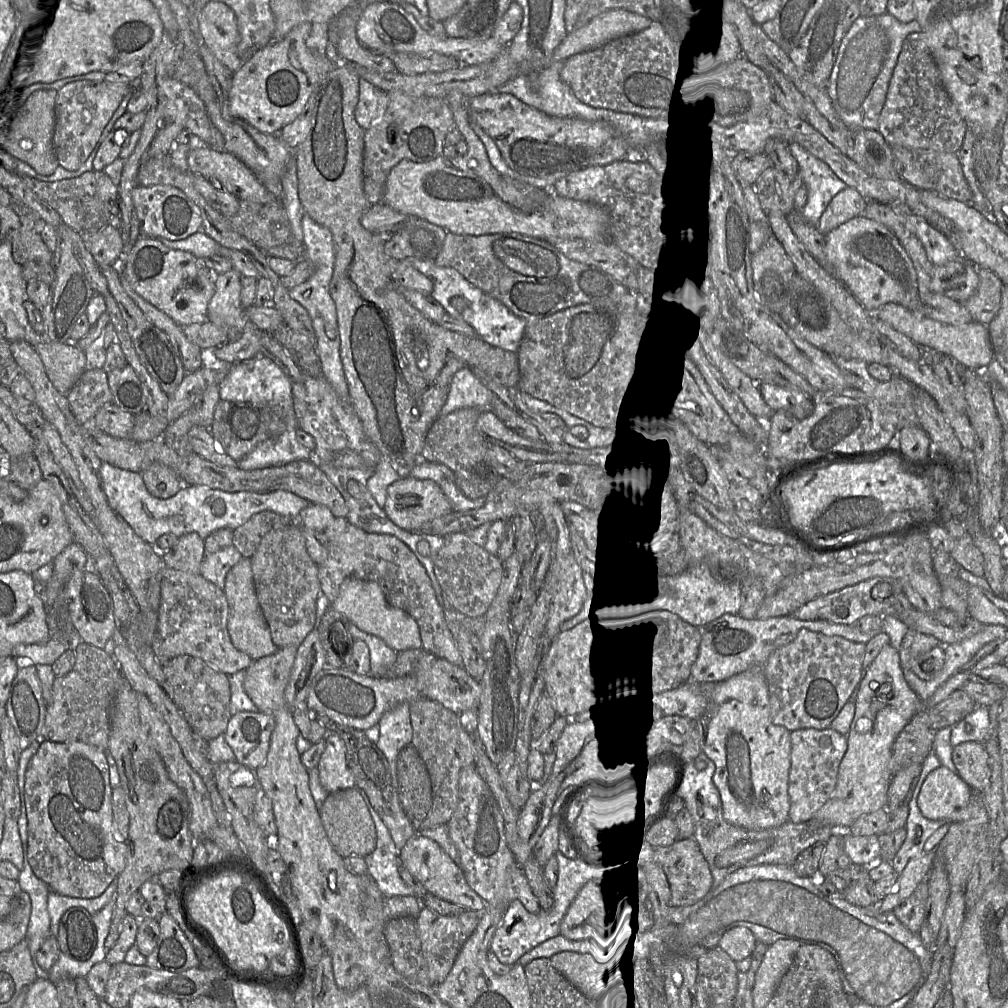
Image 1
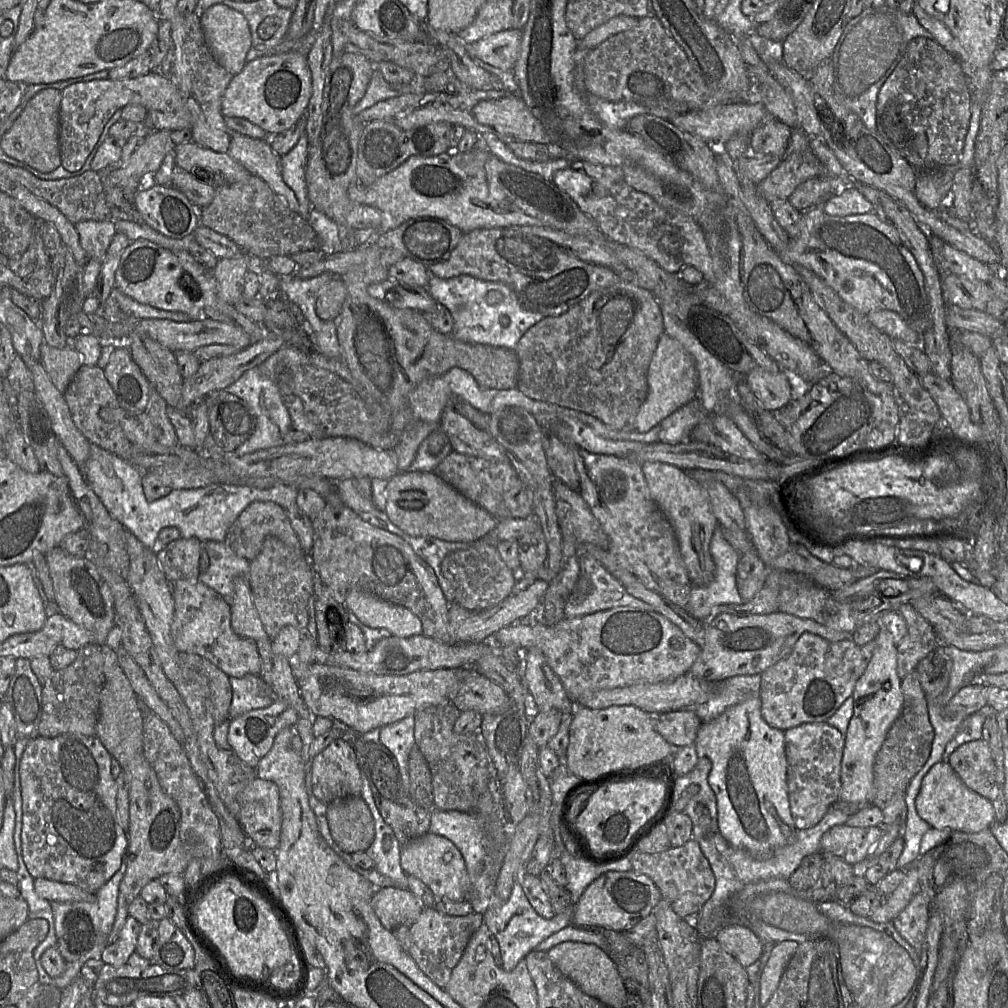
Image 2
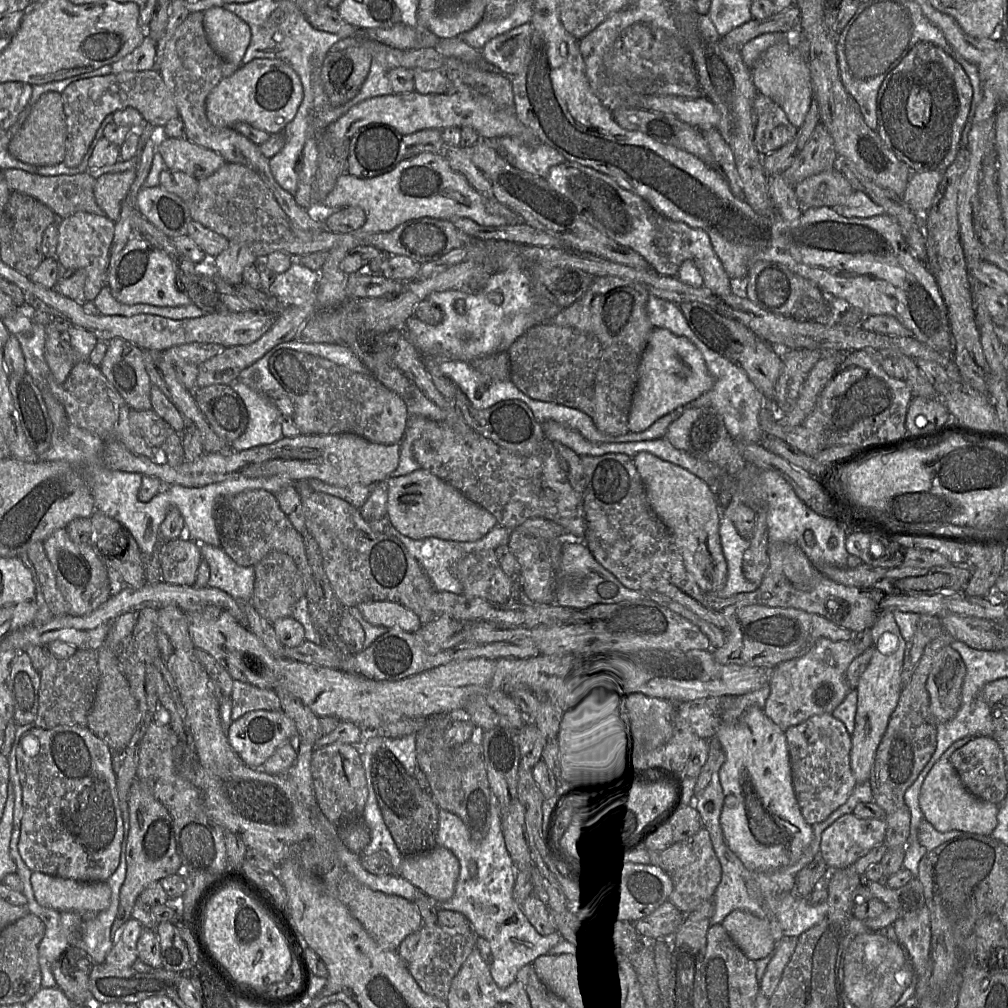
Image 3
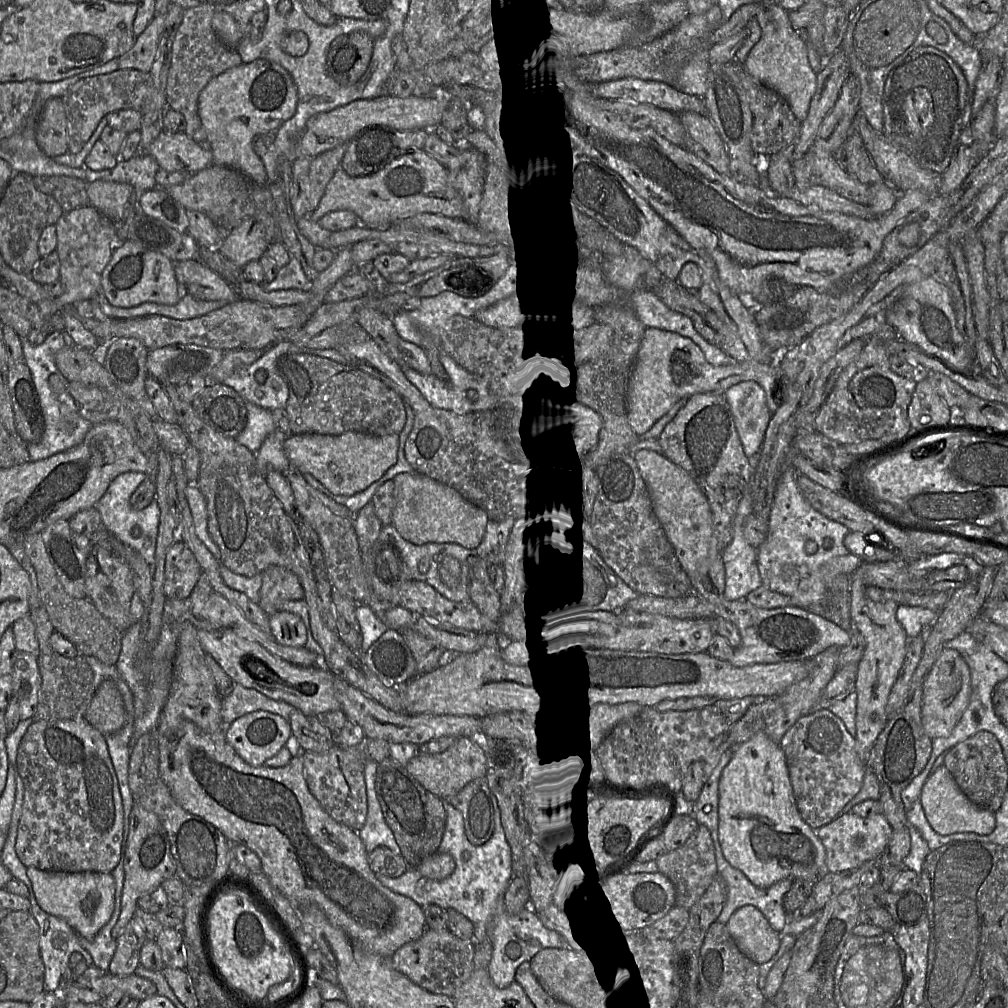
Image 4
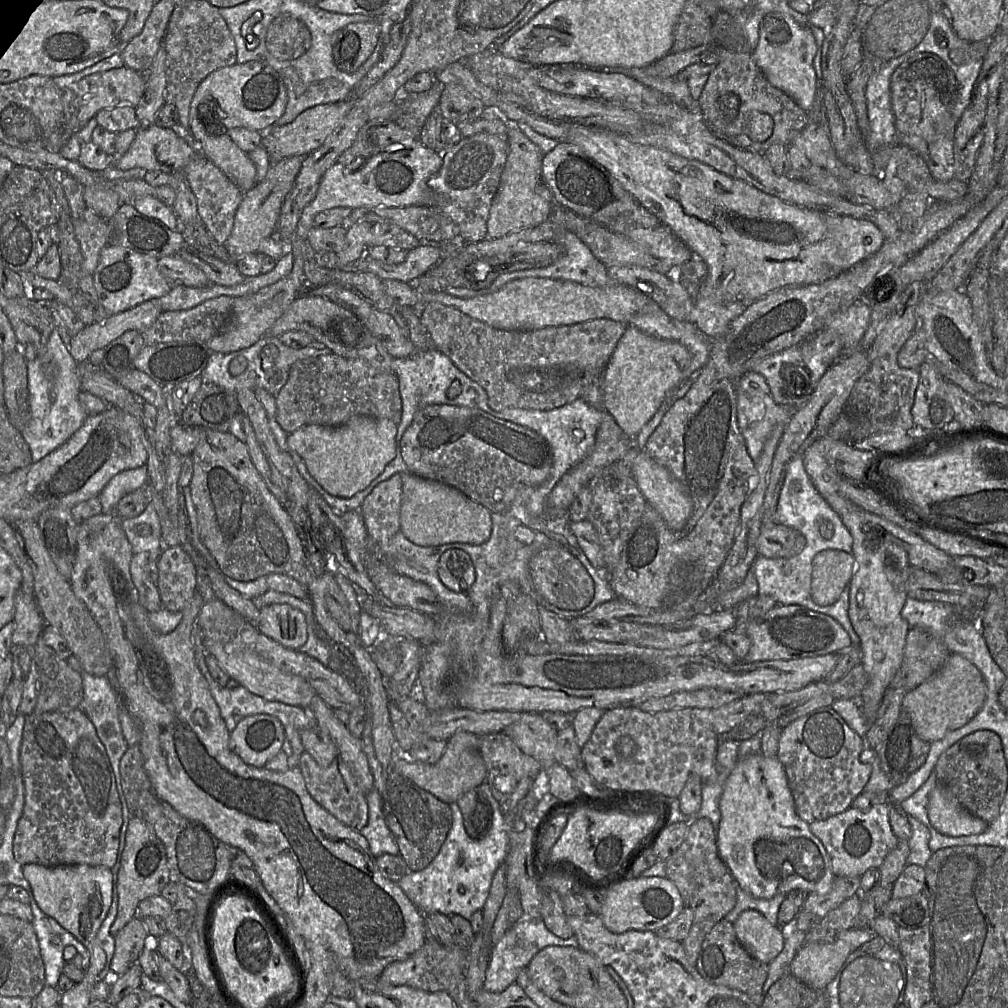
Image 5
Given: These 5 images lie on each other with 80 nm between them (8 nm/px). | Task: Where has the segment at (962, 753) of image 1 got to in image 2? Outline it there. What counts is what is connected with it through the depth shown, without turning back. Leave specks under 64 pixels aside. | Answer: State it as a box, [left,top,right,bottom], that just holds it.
[949,740,1000,802]

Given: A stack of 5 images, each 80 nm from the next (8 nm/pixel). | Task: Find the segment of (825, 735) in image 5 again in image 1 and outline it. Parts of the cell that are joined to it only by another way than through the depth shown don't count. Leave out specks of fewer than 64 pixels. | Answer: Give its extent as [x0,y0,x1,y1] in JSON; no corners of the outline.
[789,727,847,824]

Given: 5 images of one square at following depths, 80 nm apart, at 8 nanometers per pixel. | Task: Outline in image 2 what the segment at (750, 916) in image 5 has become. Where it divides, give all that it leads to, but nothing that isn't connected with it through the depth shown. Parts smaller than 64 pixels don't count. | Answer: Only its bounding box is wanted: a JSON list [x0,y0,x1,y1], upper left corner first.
[716,925,763,968]

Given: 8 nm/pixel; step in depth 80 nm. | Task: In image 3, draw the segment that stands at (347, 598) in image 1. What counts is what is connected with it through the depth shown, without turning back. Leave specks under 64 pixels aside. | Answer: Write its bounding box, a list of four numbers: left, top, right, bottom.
[357,601,422,633]

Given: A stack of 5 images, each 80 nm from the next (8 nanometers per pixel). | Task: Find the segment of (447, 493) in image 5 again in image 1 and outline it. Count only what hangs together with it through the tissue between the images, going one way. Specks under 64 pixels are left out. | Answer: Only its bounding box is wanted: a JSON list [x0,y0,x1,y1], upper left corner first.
[384,476,453,532]

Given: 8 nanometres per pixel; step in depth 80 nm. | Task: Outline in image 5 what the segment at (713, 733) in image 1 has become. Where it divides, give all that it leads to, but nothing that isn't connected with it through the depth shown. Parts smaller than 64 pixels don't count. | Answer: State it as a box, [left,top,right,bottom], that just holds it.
[716,753,836,899]

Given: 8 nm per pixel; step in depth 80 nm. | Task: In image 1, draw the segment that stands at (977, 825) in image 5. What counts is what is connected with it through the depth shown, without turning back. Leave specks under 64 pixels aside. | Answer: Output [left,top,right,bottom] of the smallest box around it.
[917,765,973,823]

